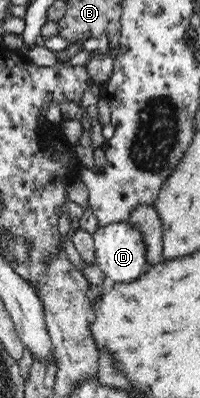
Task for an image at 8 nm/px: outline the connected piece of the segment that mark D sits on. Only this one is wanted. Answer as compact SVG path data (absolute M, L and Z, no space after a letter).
M130 224L99 227L93 238L96 264L110 284L133 282L149 269L141 234Z

